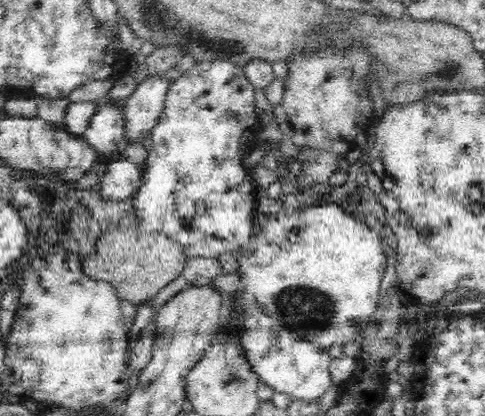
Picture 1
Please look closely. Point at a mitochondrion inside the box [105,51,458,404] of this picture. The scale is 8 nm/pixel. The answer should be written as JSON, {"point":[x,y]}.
{"point":[298,303]}

